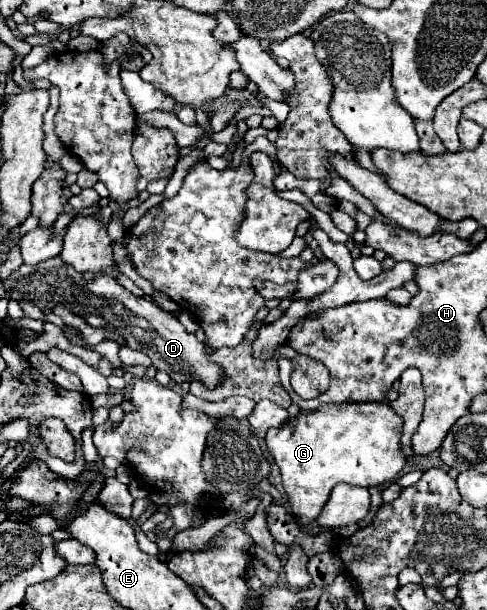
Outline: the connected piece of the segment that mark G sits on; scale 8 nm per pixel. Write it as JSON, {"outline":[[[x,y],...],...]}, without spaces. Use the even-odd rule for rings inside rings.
{"outline":[[[406,369],[400,377],[398,399],[390,401],[390,405],[384,401],[322,403],[313,411],[301,411],[298,417],[288,419],[280,427],[268,429],[266,447],[280,467],[282,485],[294,515],[302,523],[316,521],[330,491],[338,483],[352,483],[370,489],[396,479],[406,465],[406,457],[414,457],[410,439],[422,421],[422,409],[422,375],[418,369]],[[400,437],[404,453],[400,453]]]}

